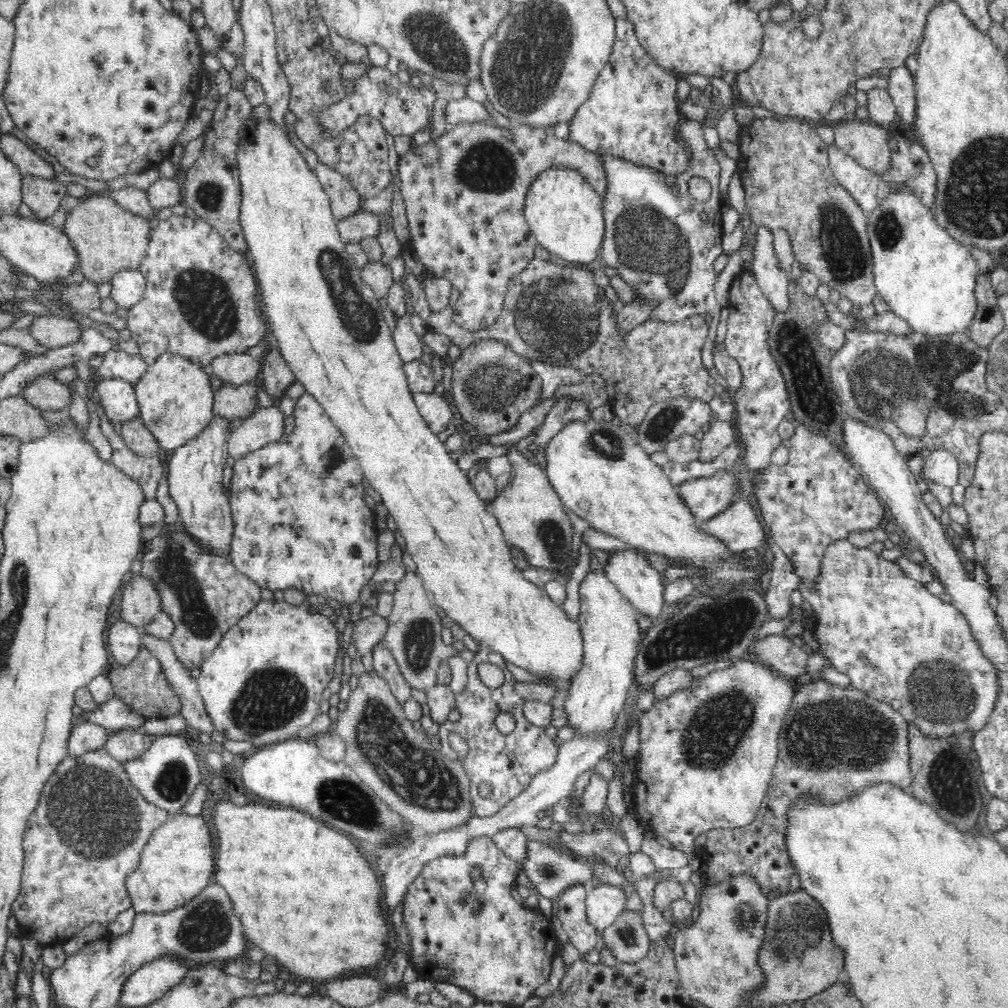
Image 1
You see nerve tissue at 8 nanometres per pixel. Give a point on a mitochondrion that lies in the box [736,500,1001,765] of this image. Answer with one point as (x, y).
(940, 690)

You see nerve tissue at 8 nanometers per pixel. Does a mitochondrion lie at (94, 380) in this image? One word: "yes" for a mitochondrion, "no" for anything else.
no

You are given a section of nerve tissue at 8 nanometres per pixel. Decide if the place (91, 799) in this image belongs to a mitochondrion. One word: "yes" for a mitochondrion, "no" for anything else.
yes

